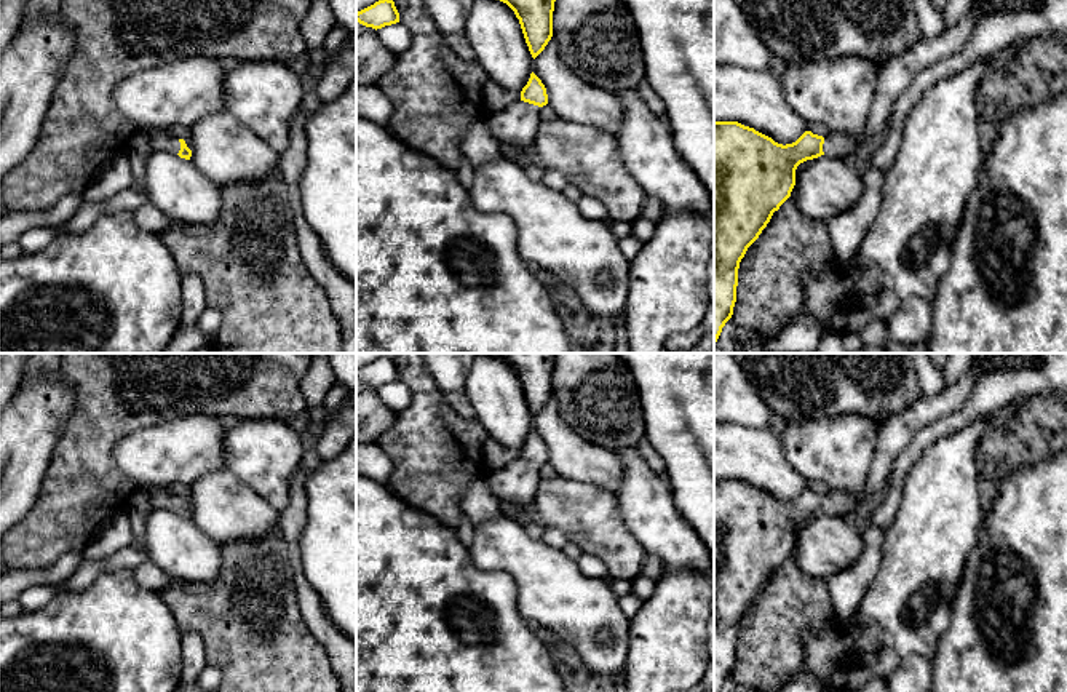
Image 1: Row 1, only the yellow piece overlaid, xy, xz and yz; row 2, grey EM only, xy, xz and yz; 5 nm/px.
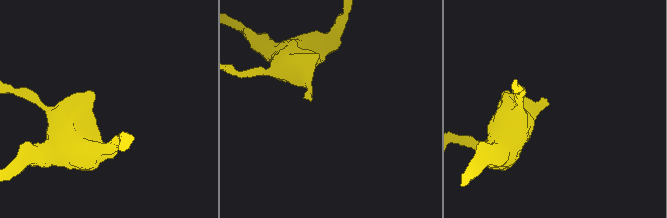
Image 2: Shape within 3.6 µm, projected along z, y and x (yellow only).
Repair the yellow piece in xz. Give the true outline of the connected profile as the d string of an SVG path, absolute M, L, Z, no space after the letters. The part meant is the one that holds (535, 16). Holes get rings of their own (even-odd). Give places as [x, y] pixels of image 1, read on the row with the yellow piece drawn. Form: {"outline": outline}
{"outline": "M500 0L519 19L526 43L535 59L553 37L553 11L556 0Z"}

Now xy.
{"outline": "M144 129L150 137L152 152L161 150L179 155L180 158L190 160L192 150L187 147L184 139L179 139L163 129Z"}

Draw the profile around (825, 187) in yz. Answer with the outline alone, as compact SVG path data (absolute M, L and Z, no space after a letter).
M821 155L797 166L791 197L805 216L826 222L863 197L863 176L863 168L851 168L845 160Z

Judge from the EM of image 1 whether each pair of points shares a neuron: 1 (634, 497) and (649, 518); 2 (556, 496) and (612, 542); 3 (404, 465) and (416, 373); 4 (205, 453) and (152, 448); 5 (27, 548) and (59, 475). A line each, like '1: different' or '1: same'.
1: same
2: same
3: same
4: same
5: same

